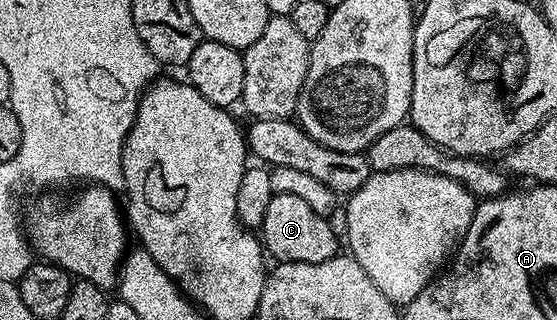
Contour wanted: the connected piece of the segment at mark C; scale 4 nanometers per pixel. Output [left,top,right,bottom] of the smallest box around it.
[260,192,340,264]

